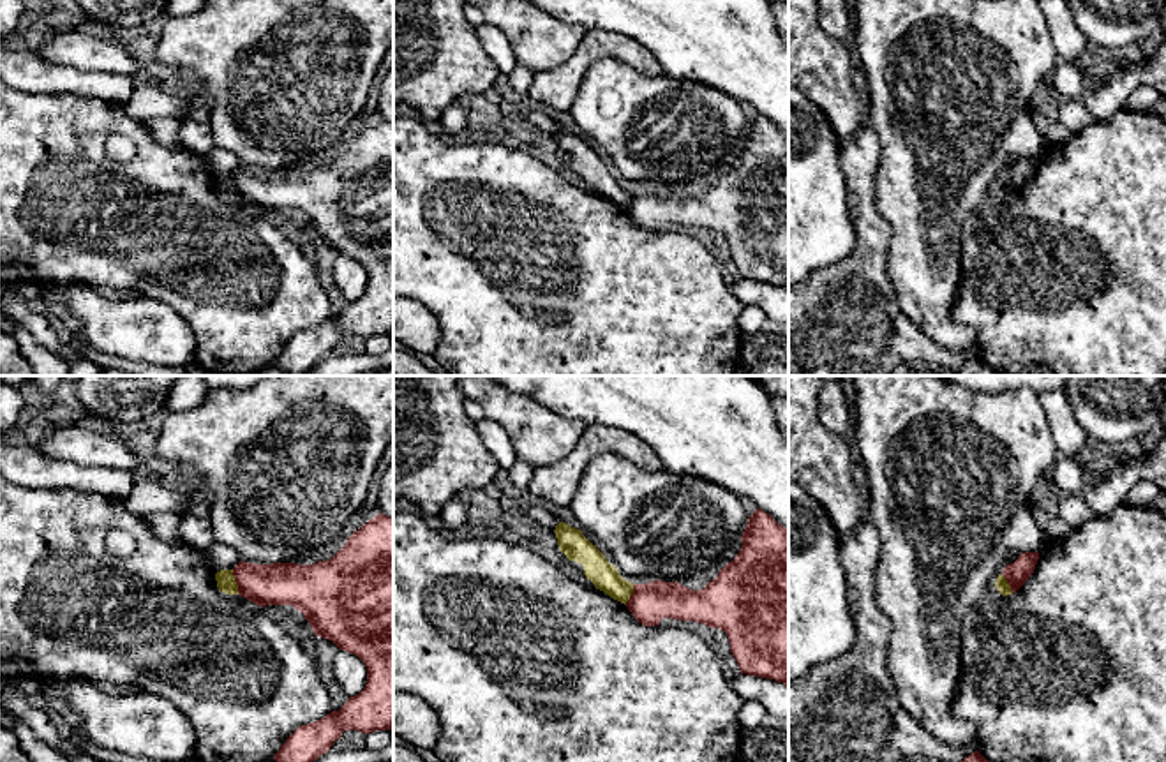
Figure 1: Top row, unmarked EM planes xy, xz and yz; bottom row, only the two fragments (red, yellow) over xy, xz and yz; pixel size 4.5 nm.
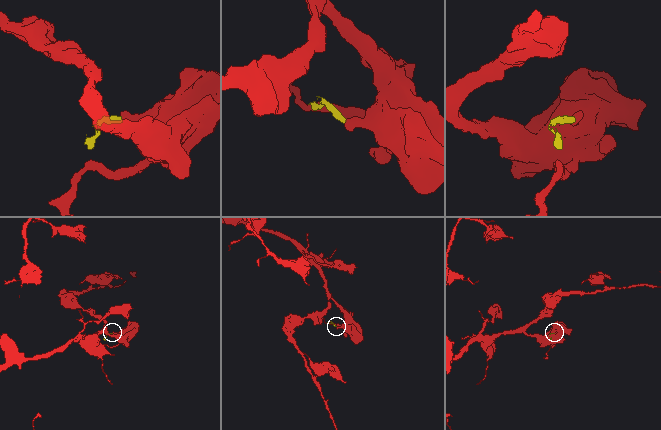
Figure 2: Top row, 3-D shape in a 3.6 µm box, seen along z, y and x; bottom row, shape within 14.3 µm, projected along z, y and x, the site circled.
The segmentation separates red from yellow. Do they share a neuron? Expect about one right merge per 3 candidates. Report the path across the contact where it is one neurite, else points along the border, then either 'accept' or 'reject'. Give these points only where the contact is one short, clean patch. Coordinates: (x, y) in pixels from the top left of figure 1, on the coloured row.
border xy (231, 570), (239, 593); reject

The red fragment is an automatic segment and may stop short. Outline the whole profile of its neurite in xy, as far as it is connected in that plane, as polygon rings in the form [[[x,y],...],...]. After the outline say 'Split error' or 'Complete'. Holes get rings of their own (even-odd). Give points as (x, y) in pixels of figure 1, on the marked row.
[[[376,515],[328,561],[314,564],[240,561],[233,568],[238,594],[266,605],[291,605],[312,626],[314,635],[356,654],[367,667],[365,688],[325,718],[298,727],[275,753],[277,762],[314,762],[326,753],[344,730],[370,734],[393,732],[393,519]]]. Complete

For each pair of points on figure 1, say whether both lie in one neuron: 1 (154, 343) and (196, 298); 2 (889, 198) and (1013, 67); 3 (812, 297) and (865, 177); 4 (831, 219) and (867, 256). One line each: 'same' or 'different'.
1: different
2: same
3: same
4: different

